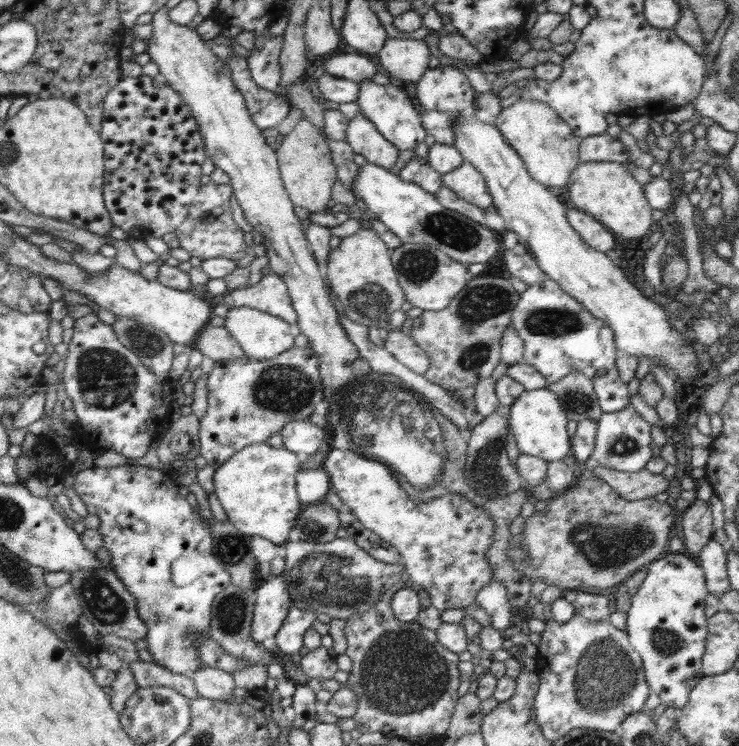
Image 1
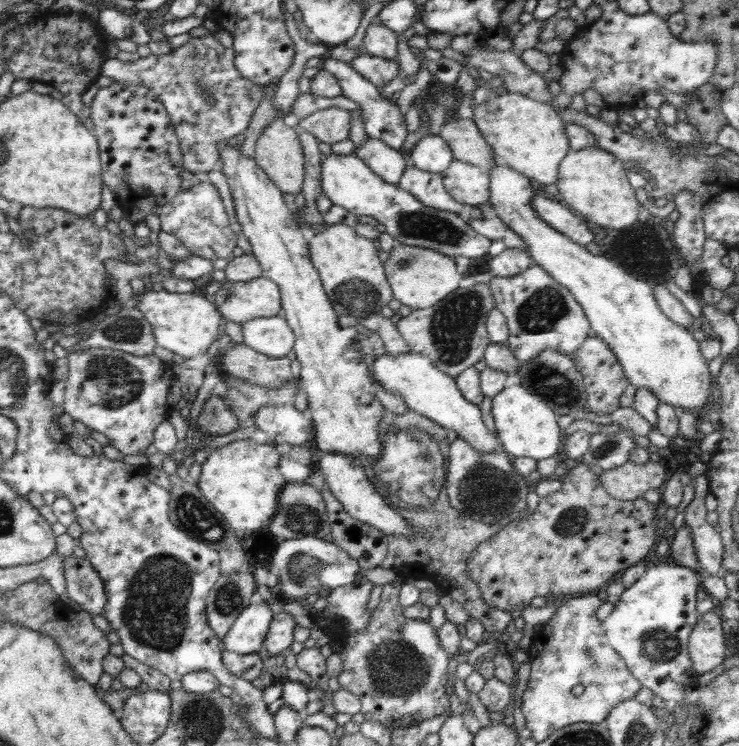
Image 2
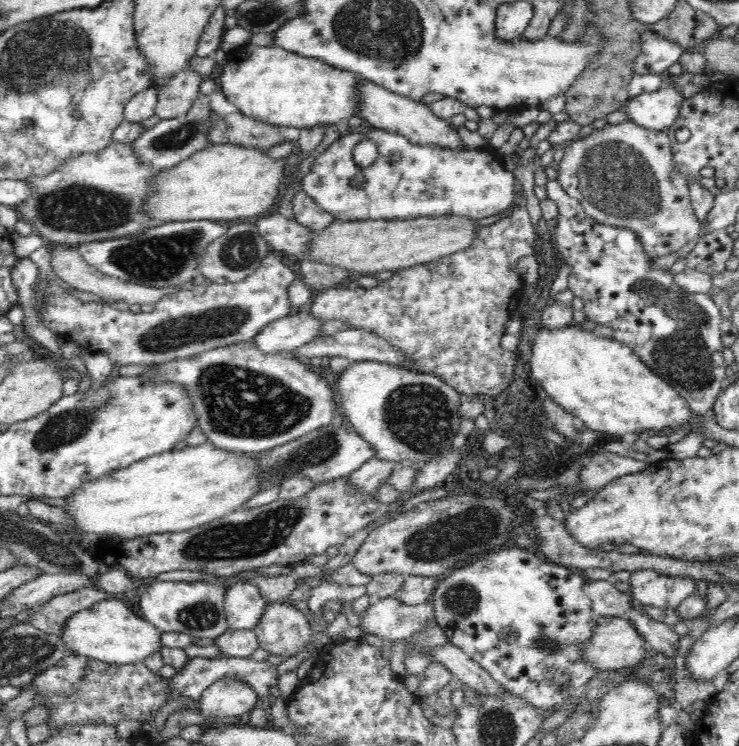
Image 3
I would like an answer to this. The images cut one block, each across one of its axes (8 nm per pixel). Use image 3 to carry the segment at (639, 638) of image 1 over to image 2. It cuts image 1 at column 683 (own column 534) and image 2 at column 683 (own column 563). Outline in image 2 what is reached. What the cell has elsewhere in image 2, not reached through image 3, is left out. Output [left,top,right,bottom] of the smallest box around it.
[603,559,701,702]

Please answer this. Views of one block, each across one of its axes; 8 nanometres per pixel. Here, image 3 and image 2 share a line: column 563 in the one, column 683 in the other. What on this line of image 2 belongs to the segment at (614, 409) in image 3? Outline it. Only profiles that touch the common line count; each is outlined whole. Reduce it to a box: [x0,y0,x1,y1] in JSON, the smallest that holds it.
[486,159,712,417]

